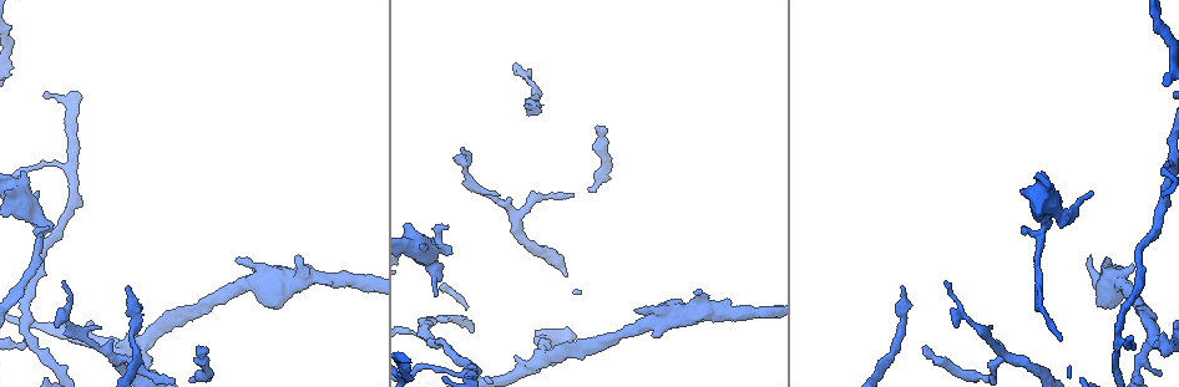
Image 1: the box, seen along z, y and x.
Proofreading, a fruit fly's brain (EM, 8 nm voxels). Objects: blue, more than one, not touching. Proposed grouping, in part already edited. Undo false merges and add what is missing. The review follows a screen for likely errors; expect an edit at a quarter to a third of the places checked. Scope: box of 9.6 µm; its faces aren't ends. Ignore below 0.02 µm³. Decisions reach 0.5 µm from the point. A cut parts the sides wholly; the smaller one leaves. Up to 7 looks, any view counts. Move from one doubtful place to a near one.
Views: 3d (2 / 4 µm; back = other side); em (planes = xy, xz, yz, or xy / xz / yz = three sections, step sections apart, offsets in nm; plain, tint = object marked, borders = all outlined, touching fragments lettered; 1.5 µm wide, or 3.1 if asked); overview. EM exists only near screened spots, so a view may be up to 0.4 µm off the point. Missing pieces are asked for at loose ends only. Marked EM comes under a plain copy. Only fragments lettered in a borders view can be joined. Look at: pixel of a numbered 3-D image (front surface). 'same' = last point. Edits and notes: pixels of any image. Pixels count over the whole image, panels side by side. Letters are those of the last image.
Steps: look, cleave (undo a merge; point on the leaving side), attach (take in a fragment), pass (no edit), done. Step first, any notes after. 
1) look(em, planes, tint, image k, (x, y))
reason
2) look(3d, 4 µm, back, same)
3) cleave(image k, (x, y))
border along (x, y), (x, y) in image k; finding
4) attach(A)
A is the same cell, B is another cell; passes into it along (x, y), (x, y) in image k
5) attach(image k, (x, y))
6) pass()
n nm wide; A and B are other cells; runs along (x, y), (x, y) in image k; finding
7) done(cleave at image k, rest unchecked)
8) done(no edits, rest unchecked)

look(em, planes, borders, image 1, (900, 287))
branch stops here

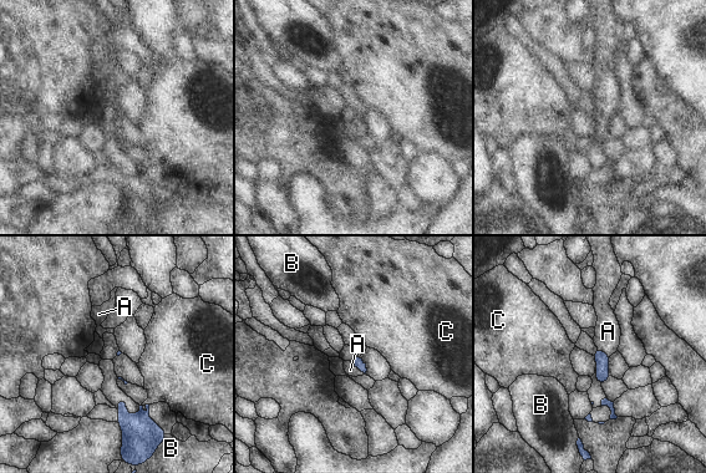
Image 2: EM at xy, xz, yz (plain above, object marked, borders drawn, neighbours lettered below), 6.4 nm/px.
attach(A)
A is the same cell, B and C are other cells; passes into it along (357, 361), (356, 367), (350, 370) in image 2; the cell continues

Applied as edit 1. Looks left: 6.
look(3d, 2 µm, image 1, (1116, 339))
a fork

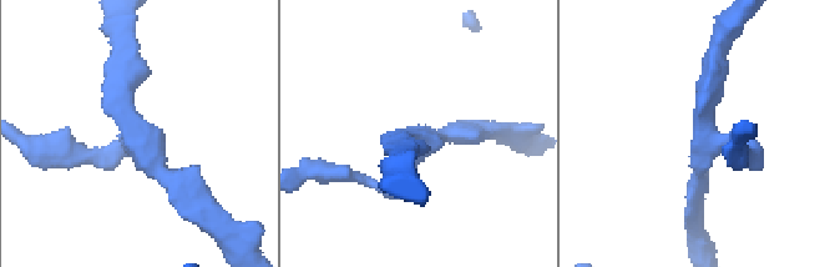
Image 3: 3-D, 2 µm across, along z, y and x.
look(em, planes, borders, image 3, (706, 137))

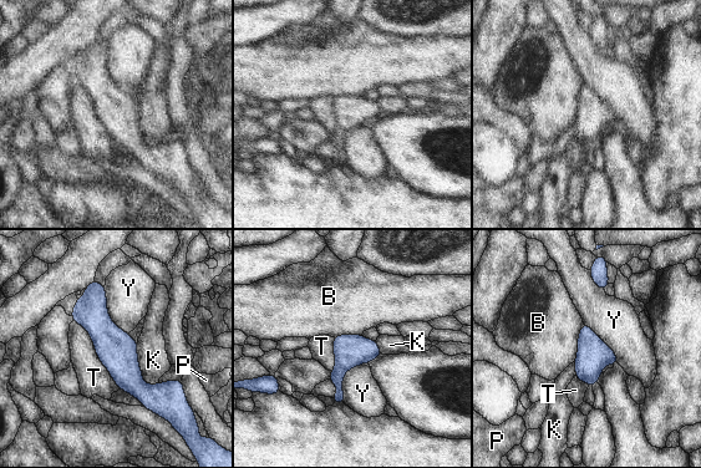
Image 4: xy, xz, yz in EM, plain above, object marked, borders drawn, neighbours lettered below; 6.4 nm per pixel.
pass()
B, K, P, T and Y are other cells; runs along (95, 284), (123, 369), (169, 400) in image 4; continuous, no second cell

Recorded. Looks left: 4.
look(overview)

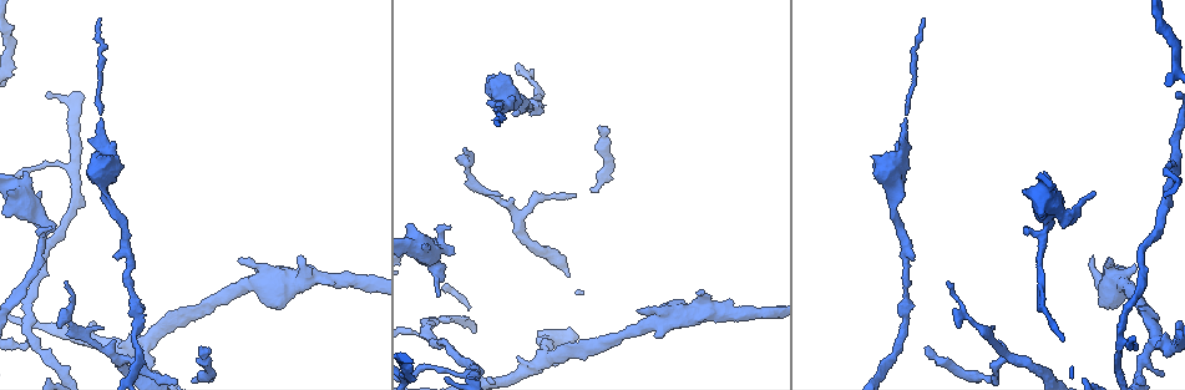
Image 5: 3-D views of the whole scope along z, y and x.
look(3d, 2 µm, image 5, (545, 358))
three arms meet

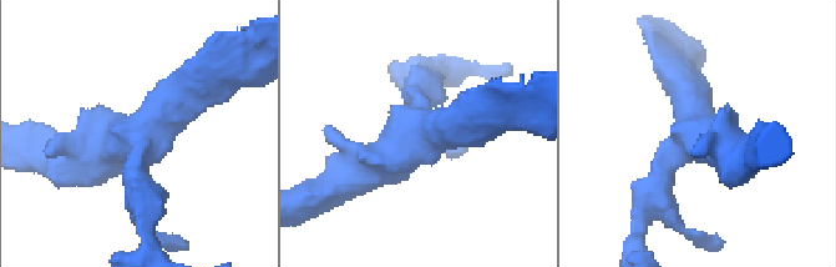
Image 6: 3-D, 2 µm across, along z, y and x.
look(em, xz, step 8, tint, image 6, (416, 133))

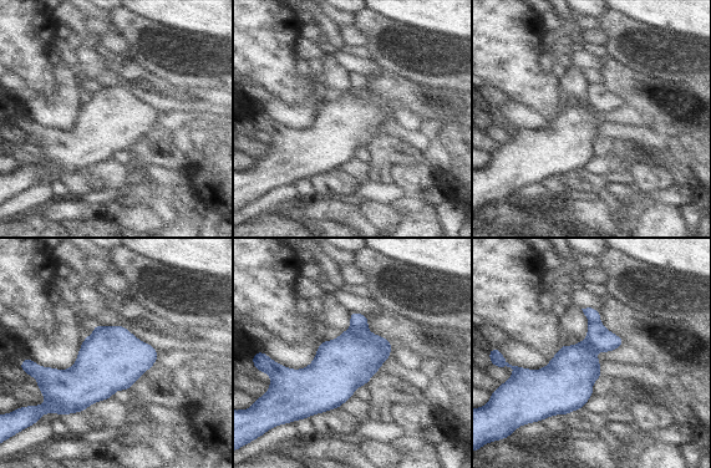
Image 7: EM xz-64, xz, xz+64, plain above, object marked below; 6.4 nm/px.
look(em, yz, step 8, borders, same)

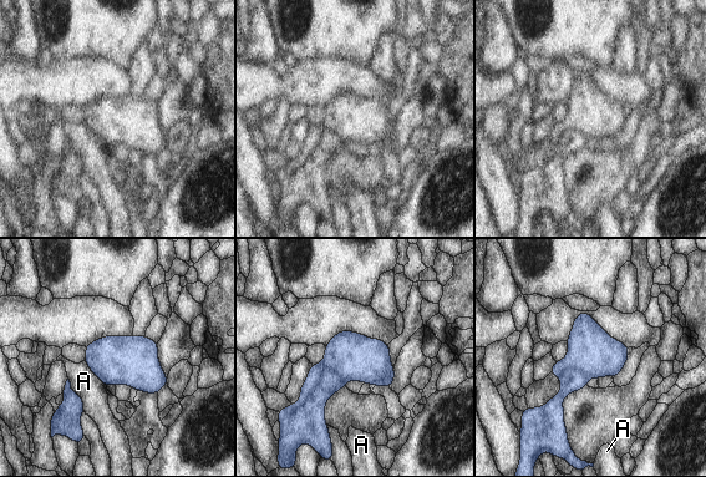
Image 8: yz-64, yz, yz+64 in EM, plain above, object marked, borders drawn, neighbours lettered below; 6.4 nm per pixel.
cleave(image 8, (310, 410))
300 nm wide; A is another cell; border along (346, 380), (326, 369), (301, 397) in image 8; a second cell is stuck on

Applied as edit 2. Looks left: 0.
done(attach at image 2, cleave at image 8, rest unchecked)

